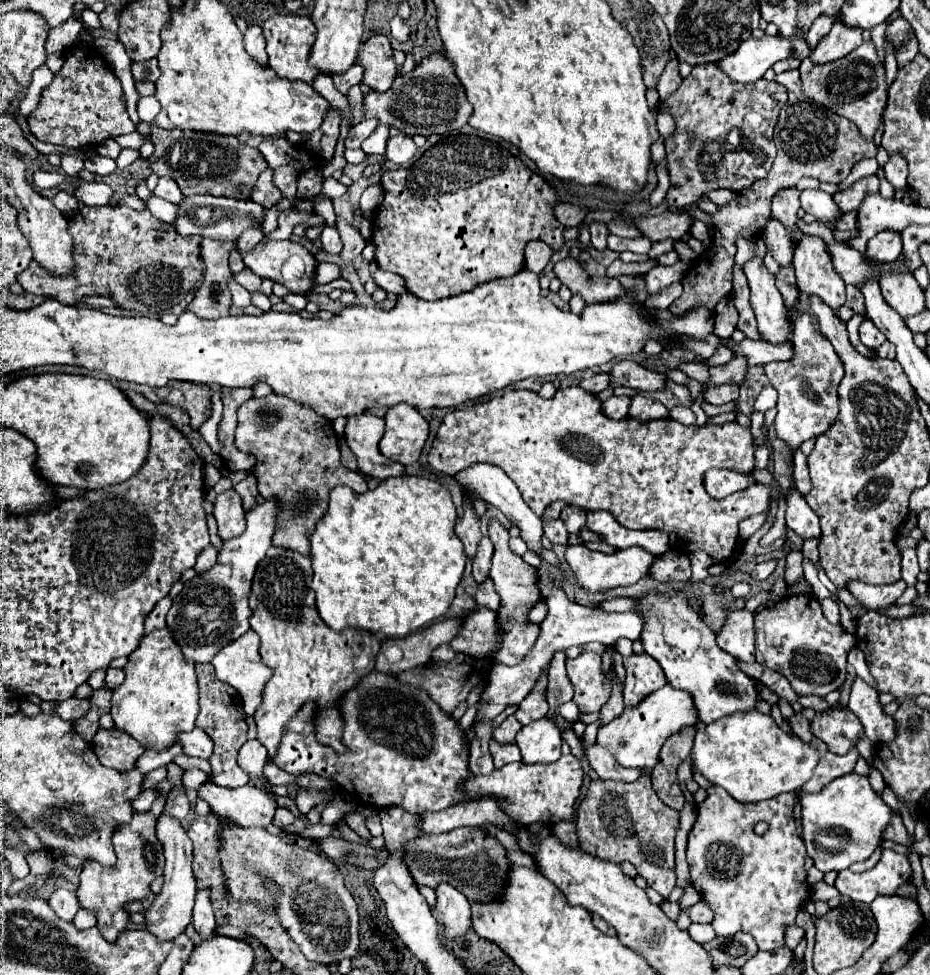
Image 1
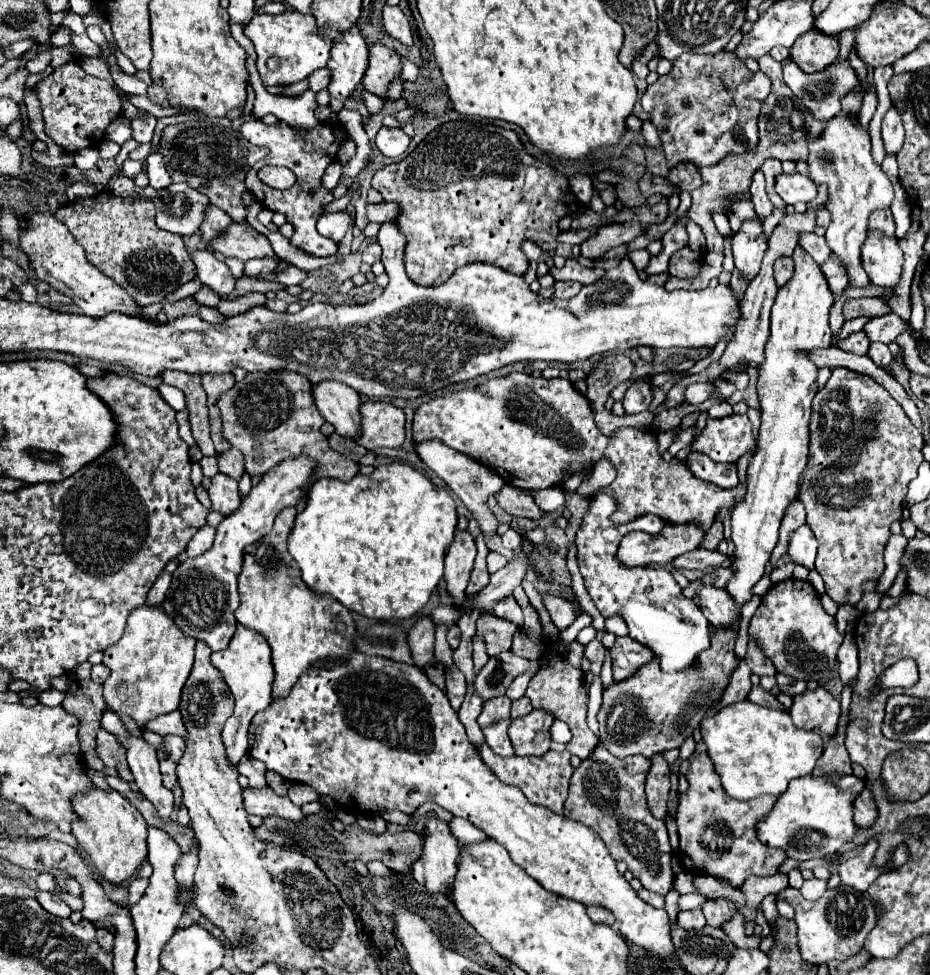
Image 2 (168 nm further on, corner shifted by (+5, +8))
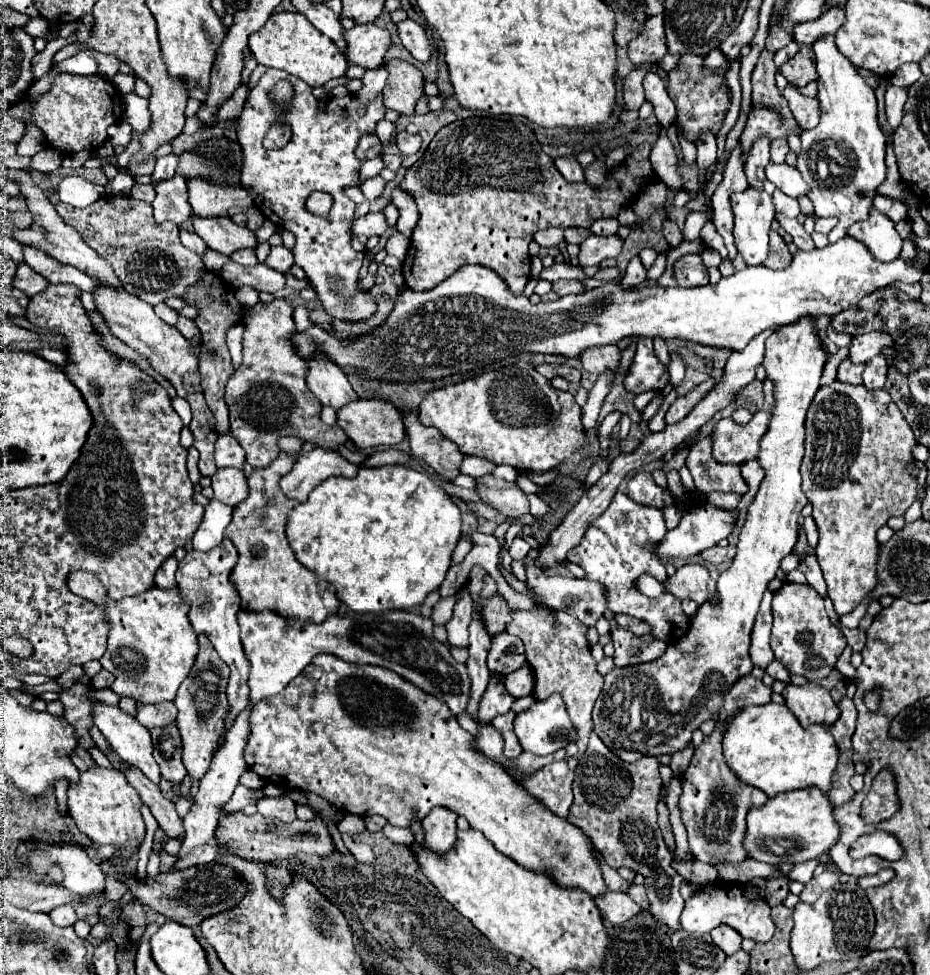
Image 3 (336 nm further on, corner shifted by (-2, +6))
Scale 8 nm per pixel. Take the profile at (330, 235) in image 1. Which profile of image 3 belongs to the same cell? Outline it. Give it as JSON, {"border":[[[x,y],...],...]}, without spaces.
{"border":[[[369,212],[367,216],[361,216],[353,222],[353,234],[361,238],[371,236],[383,236],[387,232],[387,218],[383,212]]]}

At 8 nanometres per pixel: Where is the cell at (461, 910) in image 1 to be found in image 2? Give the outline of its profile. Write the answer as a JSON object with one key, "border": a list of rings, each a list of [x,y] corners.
{"border":[[[430,818],[426,824],[424,852],[412,866],[412,876],[428,892],[444,892],[444,896],[450,896],[458,856],[460,848],[448,824],[438,818]]]}

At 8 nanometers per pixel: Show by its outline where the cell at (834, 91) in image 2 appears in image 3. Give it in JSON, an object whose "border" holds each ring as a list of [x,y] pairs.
{"border":[[[787,86],[785,90],[785,98],[789,102],[789,108],[793,112],[793,118],[797,122],[797,126],[801,130],[811,130],[817,126],[819,122],[819,106],[817,106],[817,98],[805,98],[797,92],[795,86]]]}

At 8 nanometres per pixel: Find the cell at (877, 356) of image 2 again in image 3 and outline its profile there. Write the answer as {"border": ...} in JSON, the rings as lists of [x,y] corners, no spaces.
{"border":[[[885,356],[871,358],[871,362],[867,362],[863,372],[863,386],[867,386],[867,390],[881,390],[887,380],[887,370],[889,366]]]}

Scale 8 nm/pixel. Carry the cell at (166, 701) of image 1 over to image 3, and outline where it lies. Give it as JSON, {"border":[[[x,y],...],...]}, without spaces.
{"border":[[[71,572],[67,586],[73,594],[95,602],[105,608],[105,620],[109,620],[107,650],[99,660],[105,670],[115,676],[111,690],[119,696],[129,696],[141,704],[157,704],[173,700],[181,682],[189,676],[189,670],[197,654],[197,634],[191,630],[187,618],[187,602],[179,598],[179,588],[163,590],[153,586],[139,596],[111,600],[105,586],[91,572]]]}

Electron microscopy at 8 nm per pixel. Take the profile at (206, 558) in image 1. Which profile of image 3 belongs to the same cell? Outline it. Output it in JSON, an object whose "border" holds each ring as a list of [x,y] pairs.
{"border":[[[211,498],[211,502],[205,506],[203,522],[199,524],[197,532],[193,534],[193,548],[195,550],[211,550],[223,540],[223,530],[231,522],[233,508],[219,502],[217,498]]]}

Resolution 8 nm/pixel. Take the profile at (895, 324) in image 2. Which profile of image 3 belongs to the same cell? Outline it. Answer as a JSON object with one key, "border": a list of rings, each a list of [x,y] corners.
{"border":[[[885,332],[861,334],[861,336],[855,336],[855,338],[851,340],[847,358],[849,358],[853,364],[863,364],[863,362],[869,362],[871,358],[875,358],[877,354],[881,354],[883,346],[891,346],[891,344],[893,344],[893,340],[891,340],[889,334],[885,334]]]}

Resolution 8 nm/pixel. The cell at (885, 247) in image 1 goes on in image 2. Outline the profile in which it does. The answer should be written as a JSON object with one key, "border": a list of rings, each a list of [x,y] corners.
{"border":[[[876,210],[870,214],[870,220],[868,220],[868,230],[878,230],[882,232],[884,236],[894,236],[894,218],[892,218],[892,212],[890,210]]]}

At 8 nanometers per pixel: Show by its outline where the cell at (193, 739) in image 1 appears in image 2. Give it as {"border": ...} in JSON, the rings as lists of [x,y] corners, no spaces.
{"border":[[[170,712],[170,714],[164,714],[164,716],[158,716],[154,718],[152,722],[146,724],[148,730],[160,734],[160,736],[168,736],[168,734],[176,734],[176,736],[182,736],[184,740],[188,738],[188,732],[184,728],[184,720],[180,716],[180,712]]]}

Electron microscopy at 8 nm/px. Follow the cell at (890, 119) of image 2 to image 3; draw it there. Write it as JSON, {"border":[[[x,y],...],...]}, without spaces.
{"border":[[[889,86],[885,92],[885,112],[887,112],[887,120],[889,126],[895,130],[903,118],[903,104],[907,100],[907,90],[897,88],[897,86]]]}

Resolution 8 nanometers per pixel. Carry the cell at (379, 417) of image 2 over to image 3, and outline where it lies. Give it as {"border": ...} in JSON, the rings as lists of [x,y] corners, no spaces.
{"border":[[[359,398],[355,402],[349,402],[347,406],[341,406],[337,410],[337,424],[345,430],[349,440],[357,448],[375,448],[375,446],[395,446],[405,438],[405,426],[401,412],[379,398]]]}

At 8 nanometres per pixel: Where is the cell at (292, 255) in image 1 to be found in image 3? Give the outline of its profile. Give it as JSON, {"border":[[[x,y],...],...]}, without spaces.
{"border":[[[193,214],[191,222],[195,234],[201,236],[211,250],[217,250],[221,254],[231,256],[235,250],[253,248],[257,244],[255,232],[251,232],[247,226],[237,226],[229,216],[199,218]]]}

